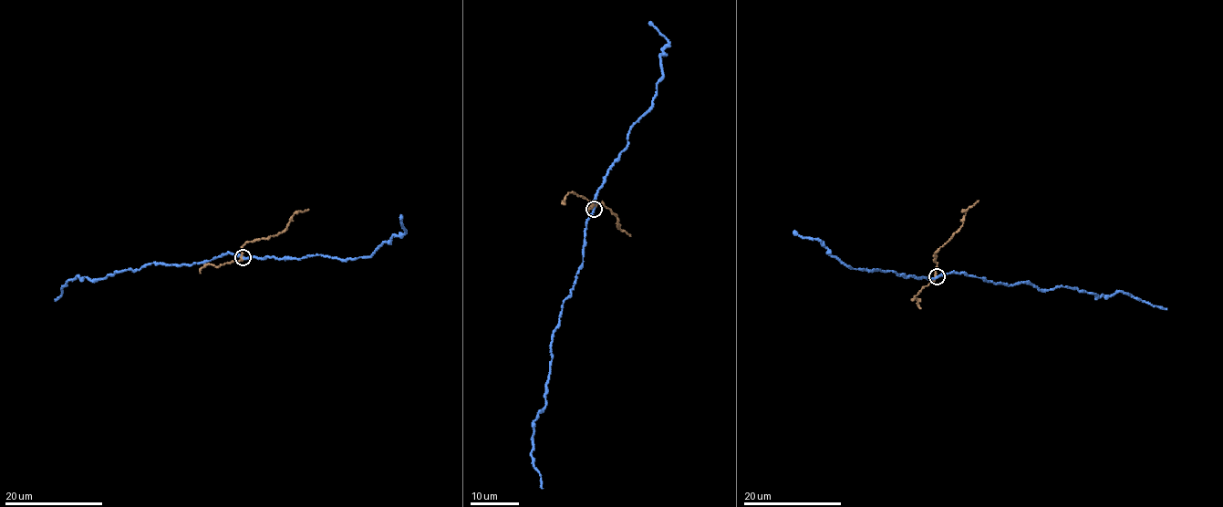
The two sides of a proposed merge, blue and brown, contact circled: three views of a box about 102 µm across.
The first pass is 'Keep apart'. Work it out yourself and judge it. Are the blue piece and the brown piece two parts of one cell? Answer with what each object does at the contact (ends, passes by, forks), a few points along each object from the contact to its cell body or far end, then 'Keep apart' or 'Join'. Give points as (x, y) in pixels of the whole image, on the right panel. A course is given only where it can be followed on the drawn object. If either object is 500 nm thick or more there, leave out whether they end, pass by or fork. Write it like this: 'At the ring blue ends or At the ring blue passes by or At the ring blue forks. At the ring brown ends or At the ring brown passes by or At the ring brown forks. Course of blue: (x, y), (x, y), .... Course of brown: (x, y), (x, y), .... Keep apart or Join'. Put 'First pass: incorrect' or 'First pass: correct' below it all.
At the ring blue passes by. At the ring brown passes by. Course of blue: (937, 277), (951, 273), (1009, 284), (1029, 282), (1043, 290), (1074, 288), (1100, 297), (1119, 292), (1166, 309). Course of brown: (937, 277), (936, 252), (952, 238), (962, 225), (967, 212), (979, 201). Keep apart
First pass: correct

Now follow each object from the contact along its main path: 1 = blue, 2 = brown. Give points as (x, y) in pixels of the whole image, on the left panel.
1: (243, 257), (228, 253), (207, 262), (152, 263), (89, 281), (77, 276), (63, 285), (62, 294), (56, 301)
2: (243, 257), (242, 247), (246, 243), (277, 236), (285, 230), (295, 213), (308, 210)

